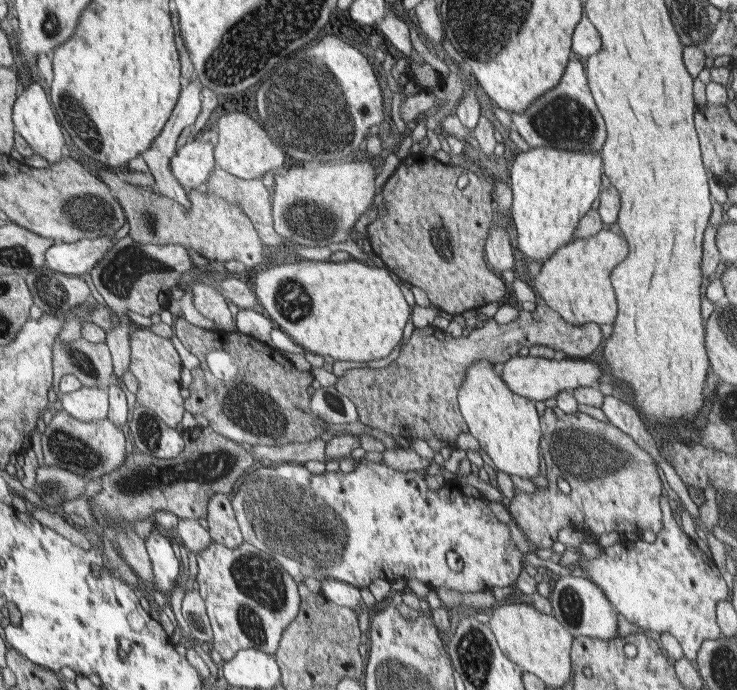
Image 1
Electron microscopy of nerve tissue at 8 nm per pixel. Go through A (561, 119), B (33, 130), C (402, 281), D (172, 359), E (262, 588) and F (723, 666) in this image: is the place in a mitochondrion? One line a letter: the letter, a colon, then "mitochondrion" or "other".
A: mitochondrion
B: other
C: other
D: other
E: mitochondrion
F: mitochondrion

